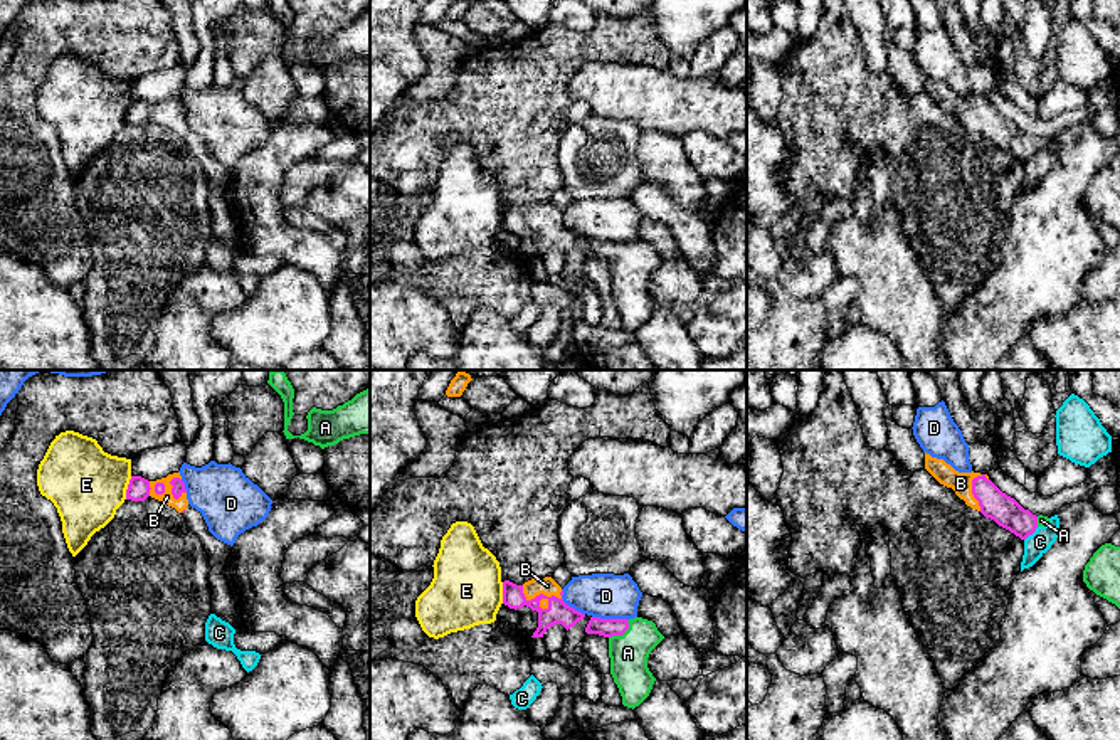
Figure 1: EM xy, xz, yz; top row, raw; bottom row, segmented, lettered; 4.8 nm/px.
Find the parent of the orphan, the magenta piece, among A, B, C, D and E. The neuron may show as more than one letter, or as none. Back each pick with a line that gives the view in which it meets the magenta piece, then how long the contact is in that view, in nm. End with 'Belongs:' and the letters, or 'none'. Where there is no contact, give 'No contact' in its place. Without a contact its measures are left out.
A: Touches magenta in xz. Shared border 130 nm
B: Touches magenta in xz. Shared border 200 nm
Belongs: A, B

